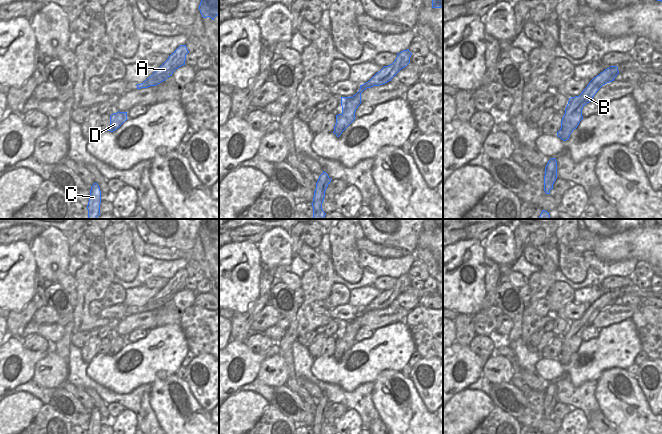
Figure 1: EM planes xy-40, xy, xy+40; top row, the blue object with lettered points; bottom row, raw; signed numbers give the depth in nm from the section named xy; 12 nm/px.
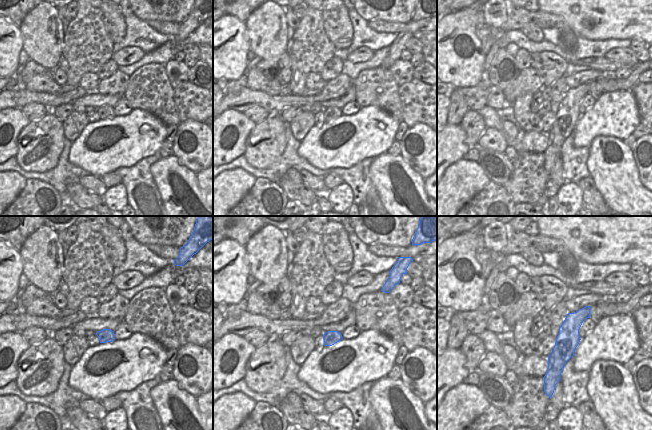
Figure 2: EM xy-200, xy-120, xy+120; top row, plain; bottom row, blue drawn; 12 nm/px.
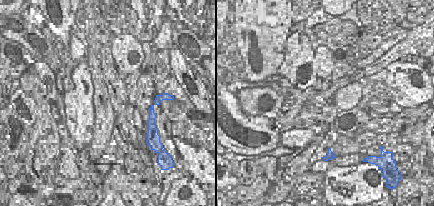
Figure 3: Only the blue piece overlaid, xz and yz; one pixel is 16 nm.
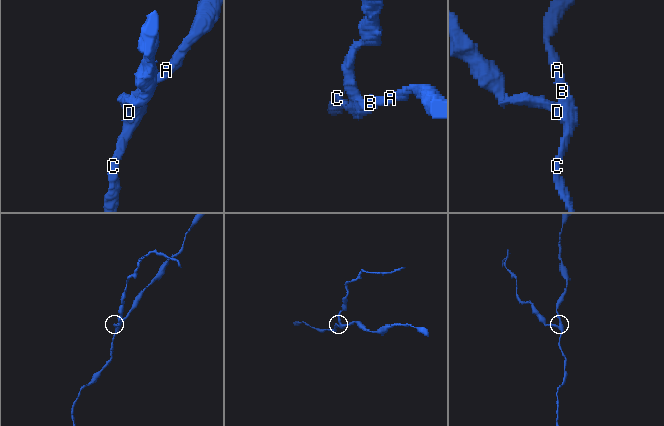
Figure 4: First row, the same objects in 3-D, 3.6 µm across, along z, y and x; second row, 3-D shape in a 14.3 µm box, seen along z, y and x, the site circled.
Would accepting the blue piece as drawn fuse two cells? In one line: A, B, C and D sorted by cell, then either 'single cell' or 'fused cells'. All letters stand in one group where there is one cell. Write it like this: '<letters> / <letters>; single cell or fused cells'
A B C / D; fused cells

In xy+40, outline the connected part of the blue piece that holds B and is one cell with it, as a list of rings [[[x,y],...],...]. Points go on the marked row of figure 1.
[[[610,66],[599,75],[594,77],[587,87],[582,91],[579,96],[569,98],[568,104],[565,108],[565,114],[562,117],[561,127],[562,131],[557,132],[557,136],[563,141],[569,139],[570,134],[577,128],[580,121],[583,119],[583,107],[593,101],[594,95],[605,84],[614,81],[615,77],[619,74],[617,66]]]

